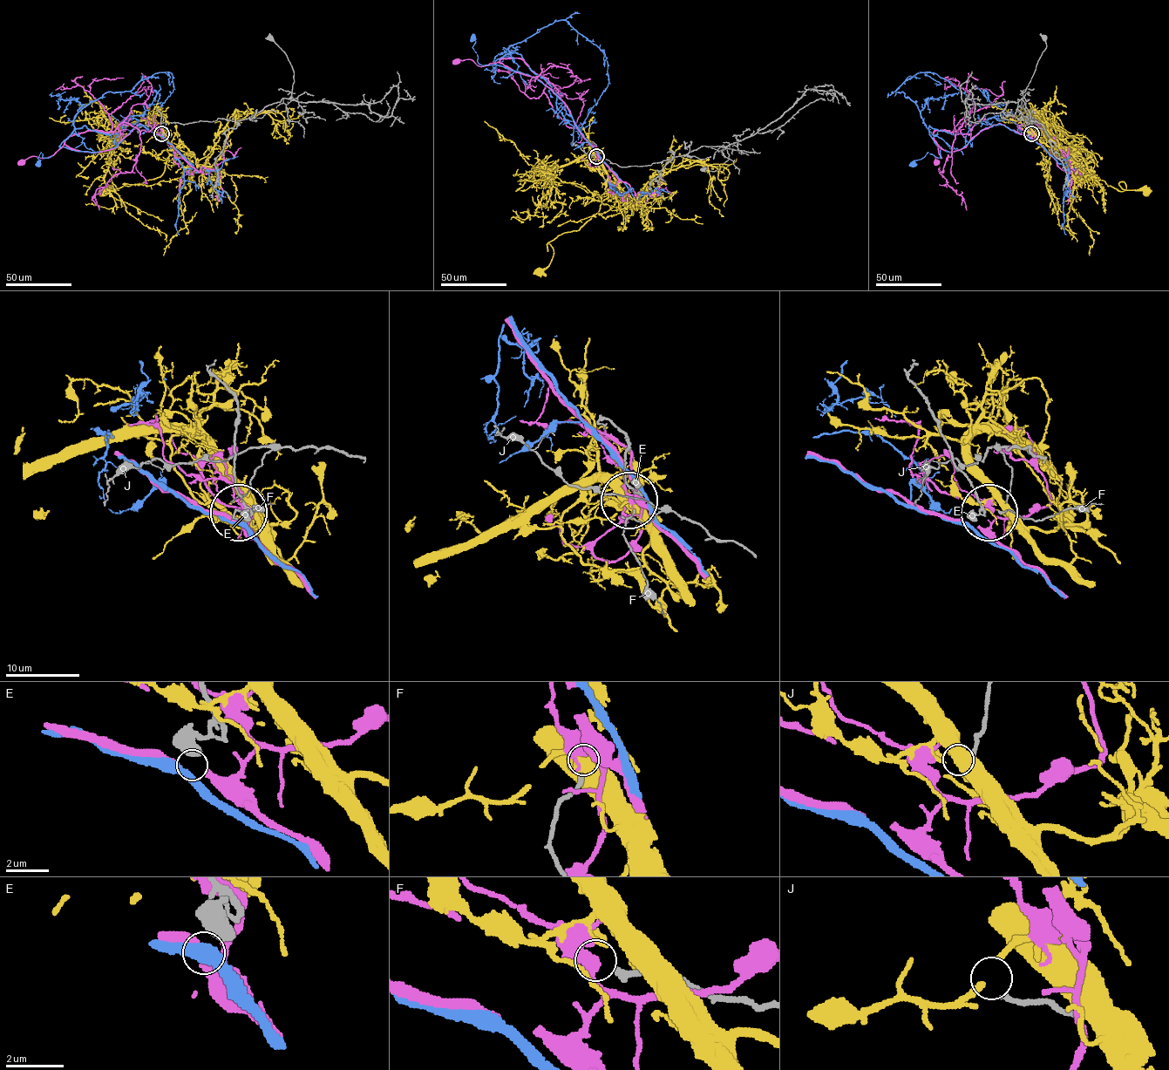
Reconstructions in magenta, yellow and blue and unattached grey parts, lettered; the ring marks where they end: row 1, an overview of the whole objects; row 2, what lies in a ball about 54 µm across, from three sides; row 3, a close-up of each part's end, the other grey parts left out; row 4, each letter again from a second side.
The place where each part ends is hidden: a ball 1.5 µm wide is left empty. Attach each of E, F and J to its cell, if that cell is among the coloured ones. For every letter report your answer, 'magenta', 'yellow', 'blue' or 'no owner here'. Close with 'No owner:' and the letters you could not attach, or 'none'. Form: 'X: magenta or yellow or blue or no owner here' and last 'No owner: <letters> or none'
E: no owner here
F: no owner here
J: no owner here
No owner: E, F, J

